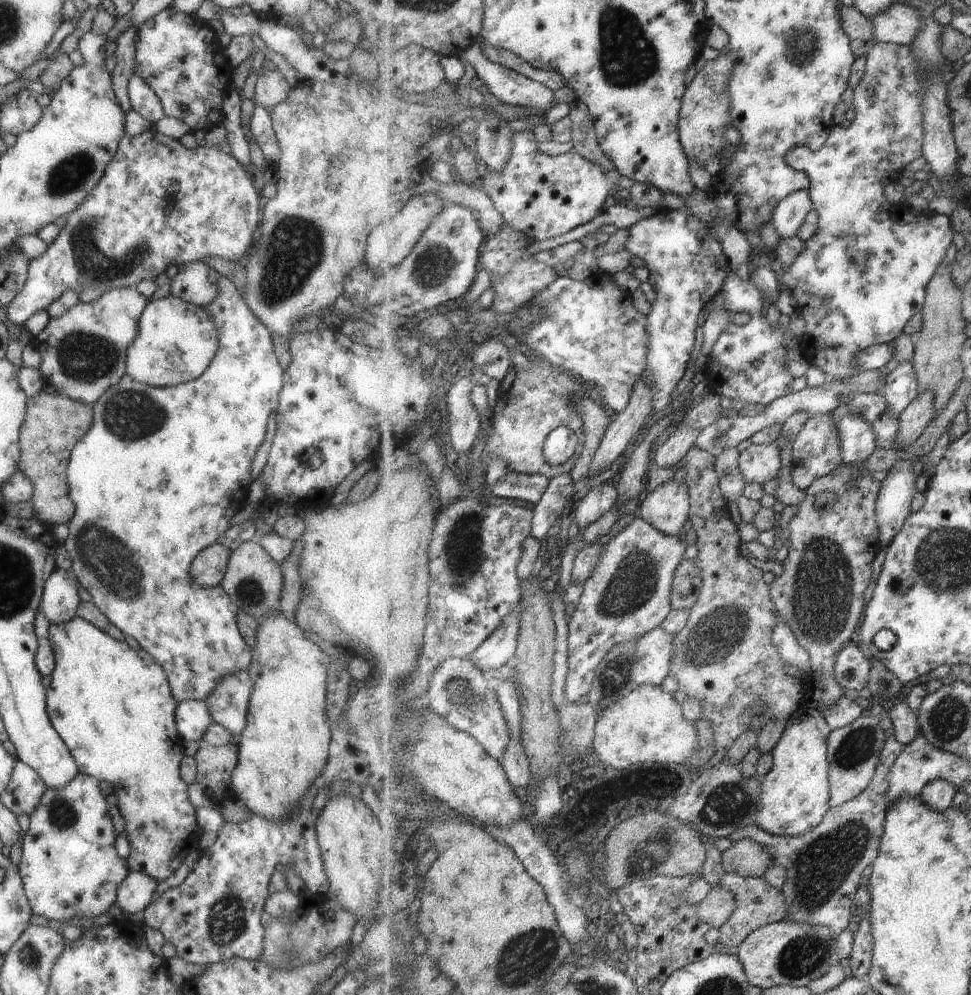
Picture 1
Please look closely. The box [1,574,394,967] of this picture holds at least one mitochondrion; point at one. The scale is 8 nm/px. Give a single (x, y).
(227, 922)

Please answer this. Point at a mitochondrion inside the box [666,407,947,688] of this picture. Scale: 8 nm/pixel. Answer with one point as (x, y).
(819, 603)

